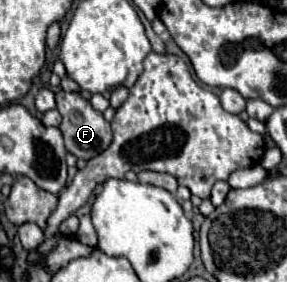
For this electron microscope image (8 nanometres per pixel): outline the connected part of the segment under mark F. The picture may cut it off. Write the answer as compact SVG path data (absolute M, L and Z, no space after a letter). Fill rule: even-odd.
M59 91L55 99L57 111L63 117L59 129L65 137L65 147L69 153L87 161L109 147L113 135L103 113L95 111L79 93Z

